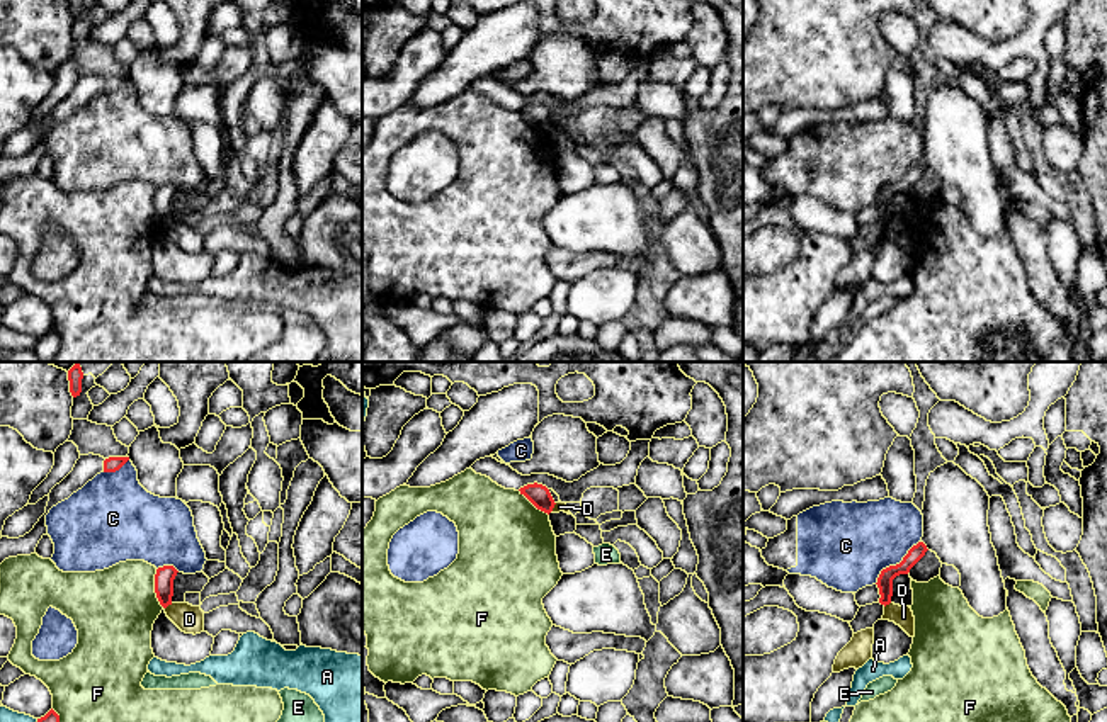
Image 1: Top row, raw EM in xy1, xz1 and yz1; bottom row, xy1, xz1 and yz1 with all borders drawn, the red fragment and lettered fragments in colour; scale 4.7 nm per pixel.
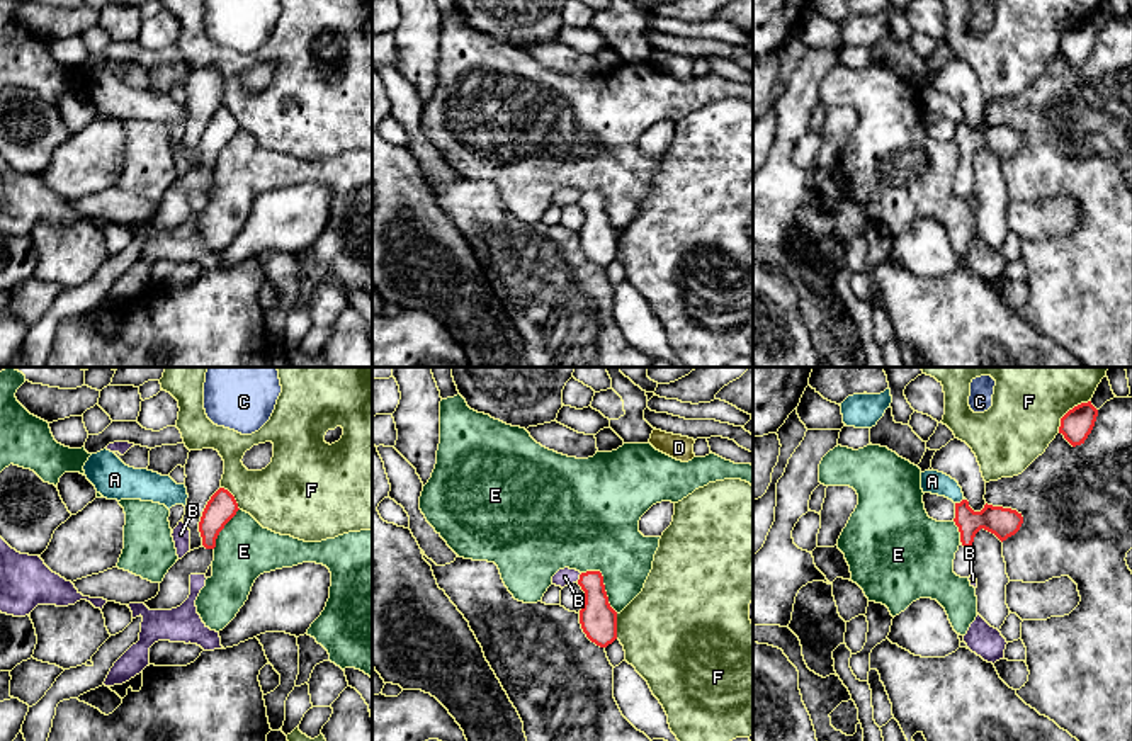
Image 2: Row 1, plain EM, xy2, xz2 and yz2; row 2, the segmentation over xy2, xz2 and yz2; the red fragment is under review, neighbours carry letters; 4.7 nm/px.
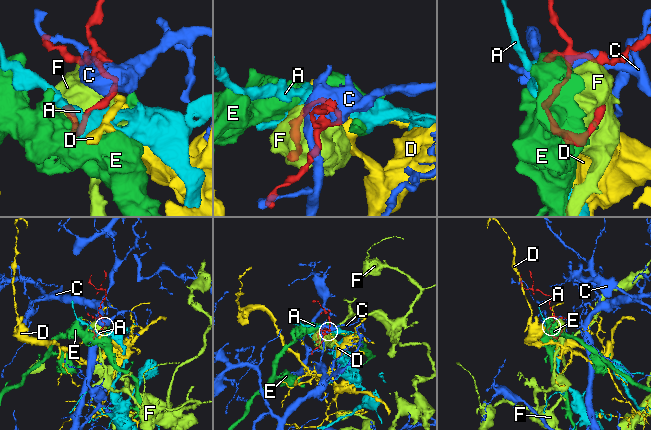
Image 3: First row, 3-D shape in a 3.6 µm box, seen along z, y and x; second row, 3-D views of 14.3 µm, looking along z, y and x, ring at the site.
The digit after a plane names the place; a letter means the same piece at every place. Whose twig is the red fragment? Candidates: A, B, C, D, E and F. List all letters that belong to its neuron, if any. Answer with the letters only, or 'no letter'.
no letter

